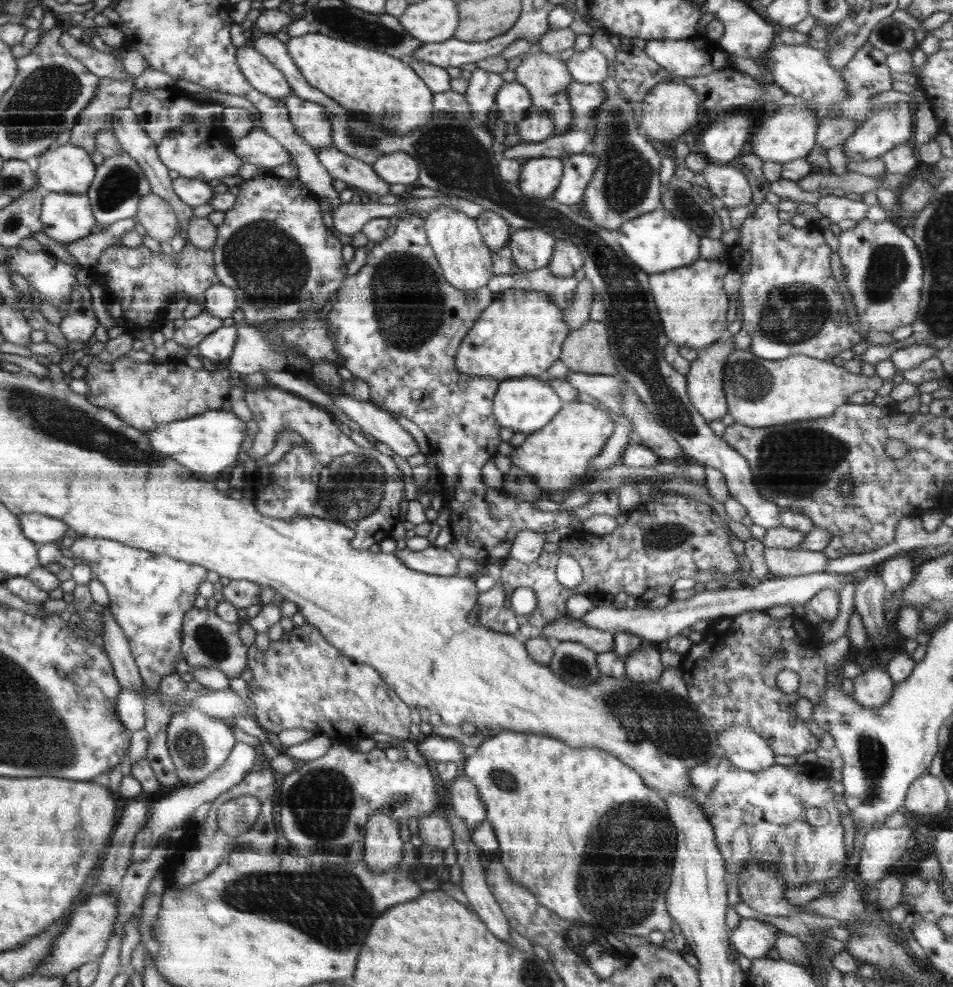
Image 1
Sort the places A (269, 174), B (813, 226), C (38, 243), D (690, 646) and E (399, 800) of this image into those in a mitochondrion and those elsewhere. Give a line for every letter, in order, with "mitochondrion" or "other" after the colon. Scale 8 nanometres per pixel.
A: other
B: other
C: other
D: other
E: mitochondrion

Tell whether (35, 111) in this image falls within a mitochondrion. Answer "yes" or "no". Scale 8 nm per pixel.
yes

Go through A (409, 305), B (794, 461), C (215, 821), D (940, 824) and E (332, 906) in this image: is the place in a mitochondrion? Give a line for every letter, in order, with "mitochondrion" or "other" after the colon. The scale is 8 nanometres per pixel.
A: mitochondrion
B: mitochondrion
C: other
D: other
E: mitochondrion

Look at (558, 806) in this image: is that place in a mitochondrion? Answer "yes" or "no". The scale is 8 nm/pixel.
no

